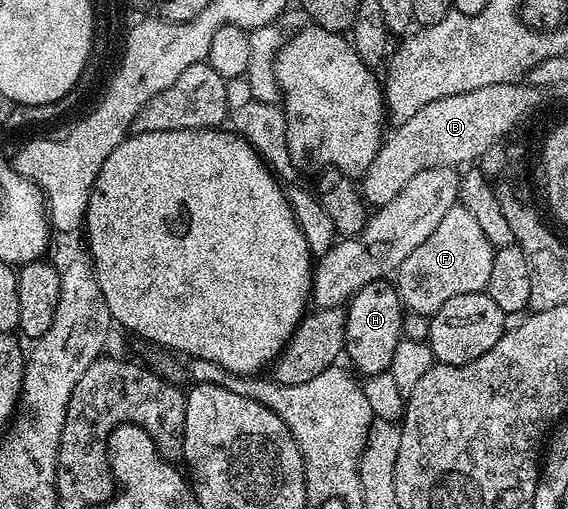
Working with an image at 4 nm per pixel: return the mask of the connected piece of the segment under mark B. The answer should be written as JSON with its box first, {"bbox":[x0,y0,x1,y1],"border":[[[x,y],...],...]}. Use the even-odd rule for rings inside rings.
{"bbox":[361,81,540,207],"border":[[[506,81],[493,87],[477,87],[477,91],[465,91],[461,95],[449,95],[445,99],[437,99],[433,103],[425,103],[421,111],[409,115],[409,119],[398,122],[395,130],[388,132],[382,138],[382,145],[372,161],[372,165],[361,177],[361,196],[368,206],[378,207],[389,203],[413,175],[419,171],[432,169],[433,167],[460,167],[468,163],[475,163],[487,153],[491,147],[502,142],[507,132],[518,121],[523,121],[539,105],[540,90],[530,83],[512,83]]]}

